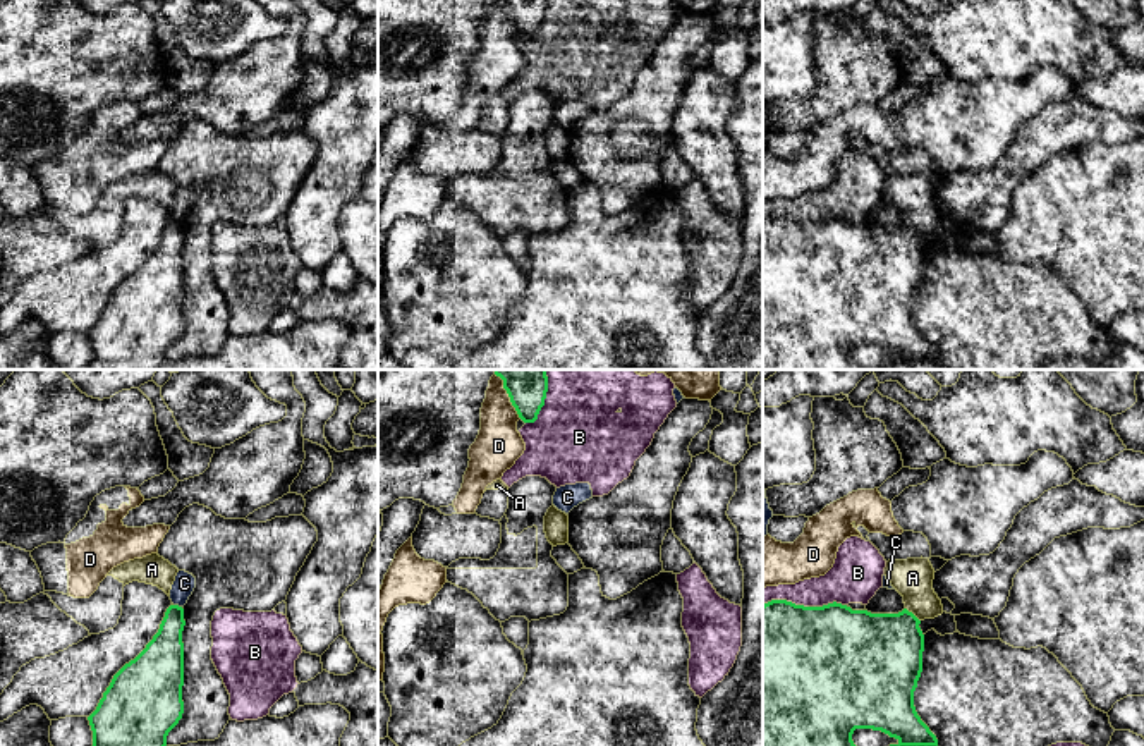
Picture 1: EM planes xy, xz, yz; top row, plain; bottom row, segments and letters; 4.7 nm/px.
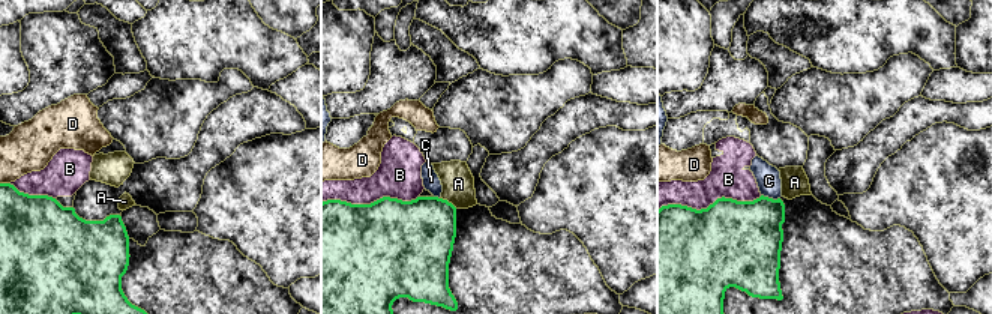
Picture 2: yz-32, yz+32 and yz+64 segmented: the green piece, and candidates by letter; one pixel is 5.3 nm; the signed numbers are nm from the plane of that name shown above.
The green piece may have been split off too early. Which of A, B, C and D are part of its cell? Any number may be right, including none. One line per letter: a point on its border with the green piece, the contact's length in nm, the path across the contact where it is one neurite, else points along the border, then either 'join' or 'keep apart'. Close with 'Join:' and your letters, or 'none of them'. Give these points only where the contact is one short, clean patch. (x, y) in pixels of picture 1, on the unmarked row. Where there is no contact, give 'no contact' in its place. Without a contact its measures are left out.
A: yz (912, 229) | 100 nm | along yz (906, 222), (919, 236) | keep apart
B: yz (803, 220) | 400 nm | keep apart
C: xy (177, 220) | 40 nm | keep apart
D: xz (511, 16) | 180 nm | keep apart
Join: none of them

